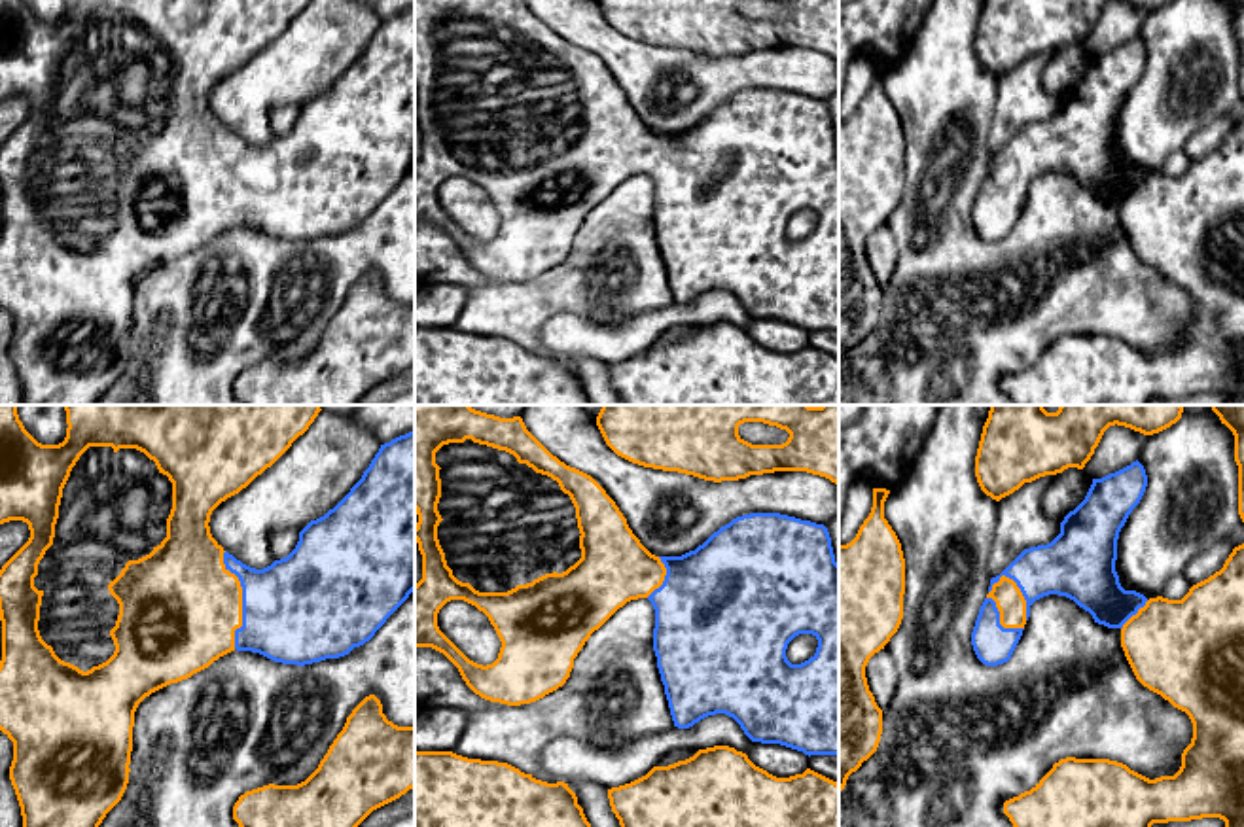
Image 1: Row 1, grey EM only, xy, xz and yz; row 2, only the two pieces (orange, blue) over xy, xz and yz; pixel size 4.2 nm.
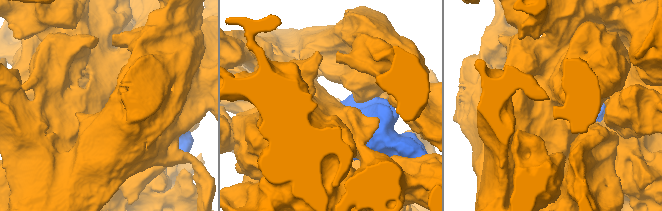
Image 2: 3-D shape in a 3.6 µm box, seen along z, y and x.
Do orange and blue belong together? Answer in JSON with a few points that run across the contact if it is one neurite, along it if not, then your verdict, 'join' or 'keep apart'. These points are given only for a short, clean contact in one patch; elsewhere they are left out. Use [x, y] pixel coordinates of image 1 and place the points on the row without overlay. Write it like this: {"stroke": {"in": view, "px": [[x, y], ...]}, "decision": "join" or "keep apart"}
{"decision": "join"}

